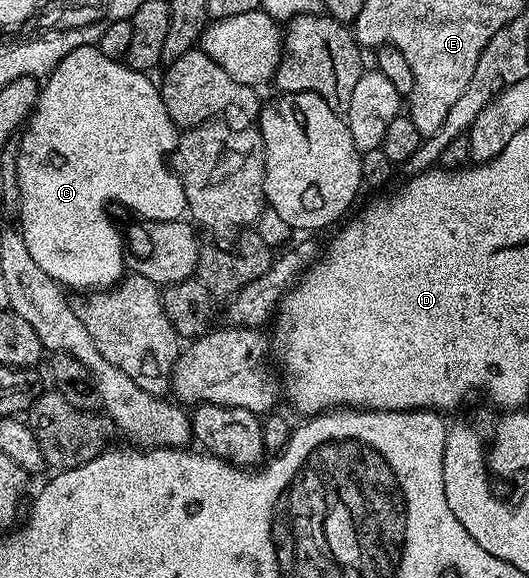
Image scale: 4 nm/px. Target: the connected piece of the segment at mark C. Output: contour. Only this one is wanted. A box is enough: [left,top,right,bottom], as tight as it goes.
[16,45,185,293]

